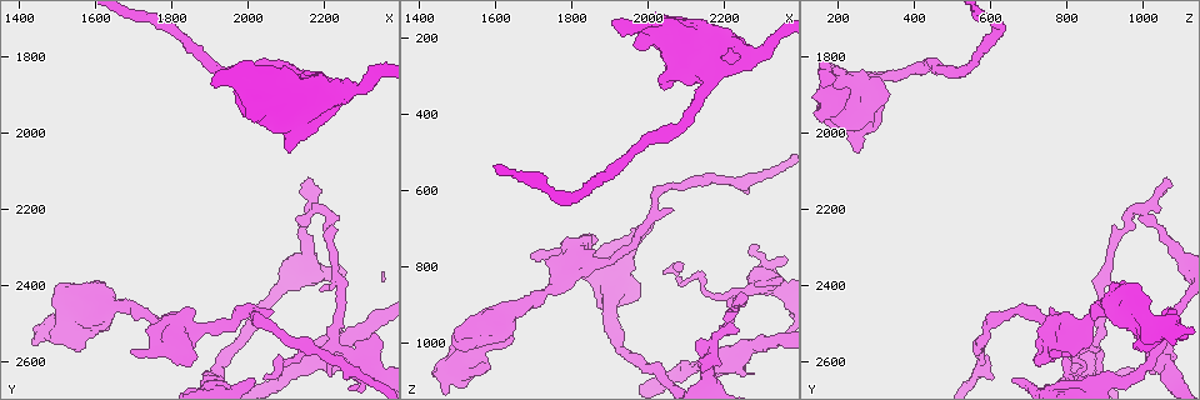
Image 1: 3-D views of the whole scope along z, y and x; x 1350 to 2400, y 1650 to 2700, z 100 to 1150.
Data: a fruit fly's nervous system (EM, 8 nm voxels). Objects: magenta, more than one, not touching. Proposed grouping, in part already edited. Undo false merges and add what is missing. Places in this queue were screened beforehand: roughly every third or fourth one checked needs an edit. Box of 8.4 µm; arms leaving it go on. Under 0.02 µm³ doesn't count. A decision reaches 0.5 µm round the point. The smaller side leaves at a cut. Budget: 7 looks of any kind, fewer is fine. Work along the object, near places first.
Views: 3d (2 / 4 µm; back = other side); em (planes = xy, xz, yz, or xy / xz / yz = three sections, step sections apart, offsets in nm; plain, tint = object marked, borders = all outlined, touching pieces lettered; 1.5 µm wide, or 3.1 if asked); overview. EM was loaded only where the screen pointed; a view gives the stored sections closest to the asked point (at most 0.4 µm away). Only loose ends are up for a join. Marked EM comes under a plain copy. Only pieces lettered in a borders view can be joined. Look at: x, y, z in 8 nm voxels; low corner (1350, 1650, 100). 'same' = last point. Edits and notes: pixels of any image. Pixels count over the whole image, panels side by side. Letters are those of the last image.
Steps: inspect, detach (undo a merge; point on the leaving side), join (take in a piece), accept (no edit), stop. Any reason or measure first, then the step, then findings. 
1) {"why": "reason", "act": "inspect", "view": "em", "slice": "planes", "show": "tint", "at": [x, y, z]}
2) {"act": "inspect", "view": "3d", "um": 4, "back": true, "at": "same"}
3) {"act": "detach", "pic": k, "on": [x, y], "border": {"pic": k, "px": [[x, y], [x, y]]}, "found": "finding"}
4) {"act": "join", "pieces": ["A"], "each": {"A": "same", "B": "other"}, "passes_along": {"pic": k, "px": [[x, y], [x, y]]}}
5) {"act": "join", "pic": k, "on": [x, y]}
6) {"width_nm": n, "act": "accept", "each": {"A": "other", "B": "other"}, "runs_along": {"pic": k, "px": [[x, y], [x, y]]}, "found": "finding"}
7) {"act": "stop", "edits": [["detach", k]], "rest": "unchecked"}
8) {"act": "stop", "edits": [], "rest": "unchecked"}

{"why": "branch stops here", "act": "inspect", "view": "em", "slice": "yz", "step": 4, "show": "tint", "at": [1700, 2570, 770]}

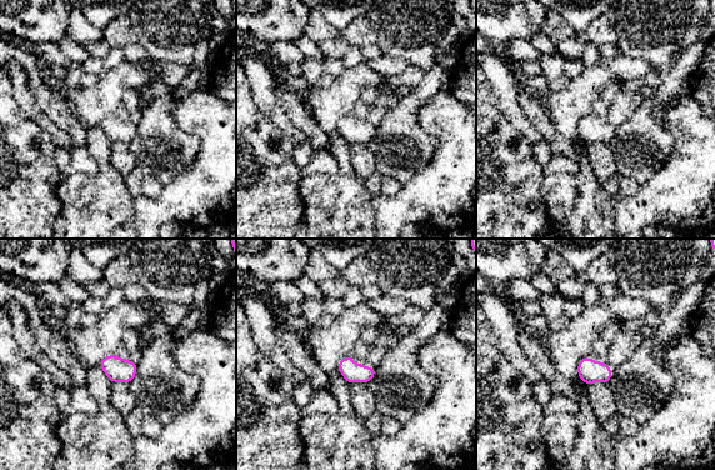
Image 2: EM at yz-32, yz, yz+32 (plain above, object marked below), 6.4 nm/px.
{"why": "cut it another way", "act": "inspect", "view": "em", "slice": "planes", "show": "borders", "at": "same"}

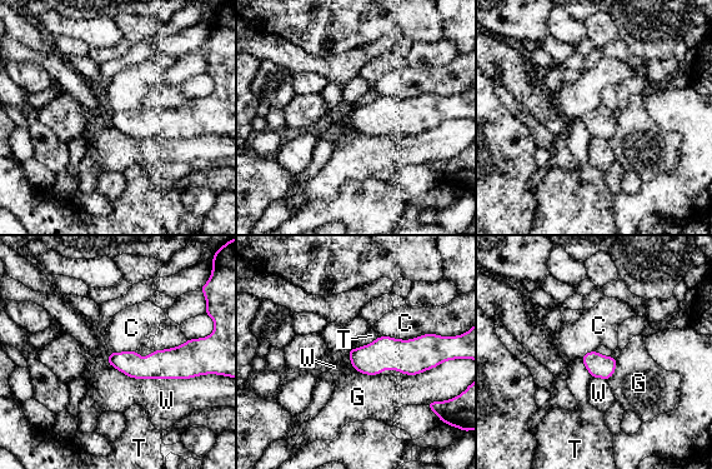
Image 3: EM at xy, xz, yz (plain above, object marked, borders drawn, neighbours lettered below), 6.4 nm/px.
{"act": "accept", "each": {"C": "other", "G": "other", "T": "other", "W": "other"}, "border": {"pic": 3, "px": [[379, 335], [440, 337]]}, "found": "no lettered piece goes on from it"}

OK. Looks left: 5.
{"act": "inspect", "view": "3d", "um": 4, "at": [1935, 2505, 760]}

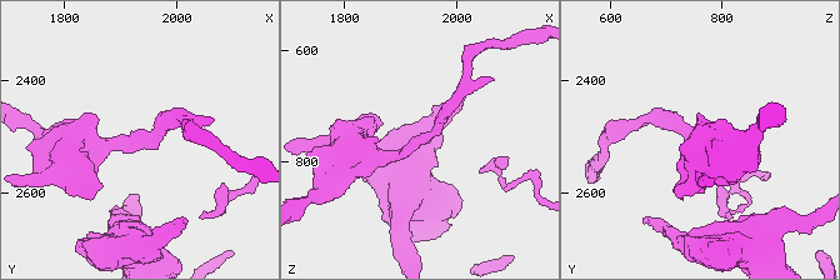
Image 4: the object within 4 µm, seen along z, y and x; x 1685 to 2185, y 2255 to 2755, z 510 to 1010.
{"arm_widths_nm": [220, 400], "why": "now the EM", "act": "inspect", "view": "em", "slice": "yz", "step": 4, "show": "tint", "at": [1930, 2500, 765]}

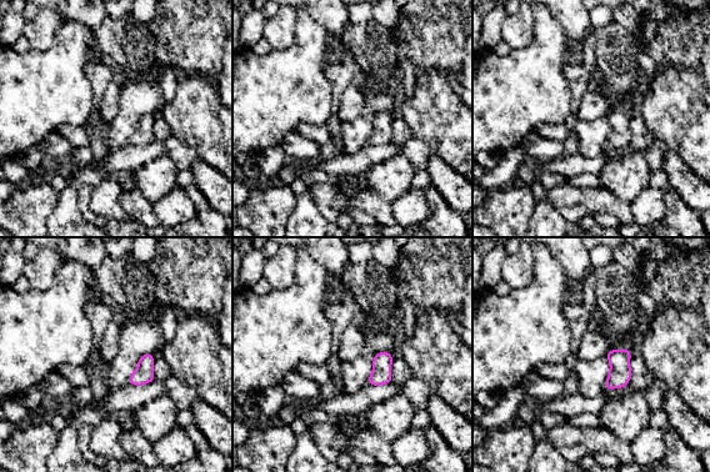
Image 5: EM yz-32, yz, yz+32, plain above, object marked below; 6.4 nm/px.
{"act": "inspect", "view": "em", "slice": "xy", "step": 8, "show": "borders", "at": "same"}

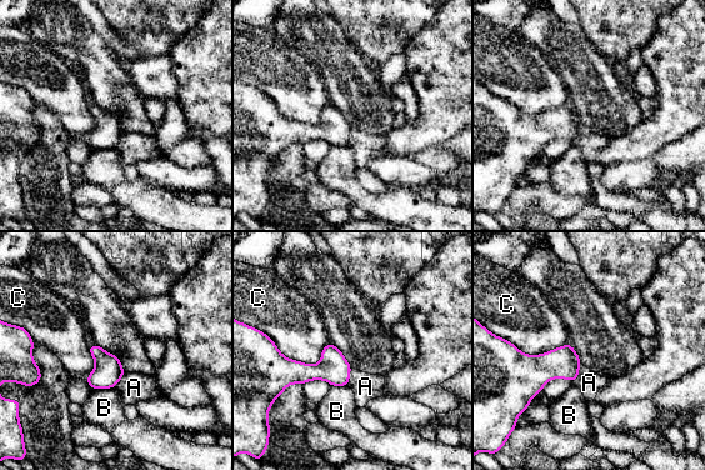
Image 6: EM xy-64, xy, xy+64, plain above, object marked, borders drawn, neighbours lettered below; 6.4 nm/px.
{"width_nm": 170, "act": "accept", "each": {"A": "other", "B": "other", "C": "other"}, "border": {"pic": 6, "px": [[329, 343], [314, 364], [279, 350]]}, "found": "all the same neuron"}

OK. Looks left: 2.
{"why": "sharp bend", "act": "inspect", "view": "em", "slice": "xz", "step": 4, "show": "borders", "at": [2160, 2210, 1000]}

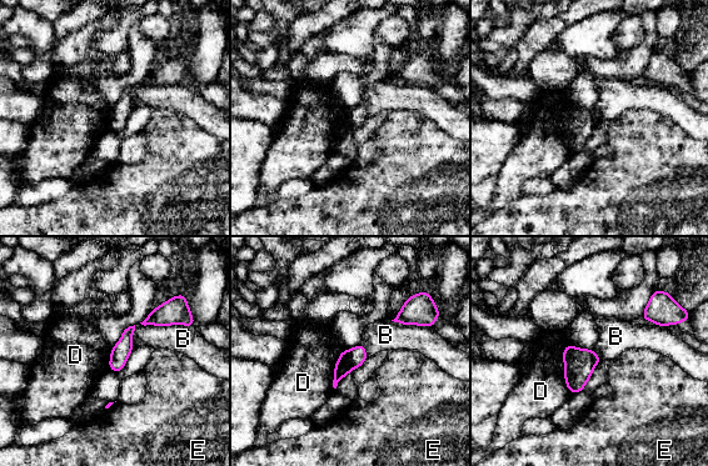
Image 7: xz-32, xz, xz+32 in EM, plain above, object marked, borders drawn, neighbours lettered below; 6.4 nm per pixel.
{"longest_contact_nm": ["B", 340], "act": "detach", "pic": 7, "on": [358, 354], "each": {"B": "other", "D": "other", "E": "other"}, "border": {"pic": 7, "px": [[348, 350], [353, 367]]}, "found": "a second neuron is stuck on"}

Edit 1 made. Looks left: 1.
{"act": "stop", "edits": [["detach", 7]], "rest": "unchecked"}

